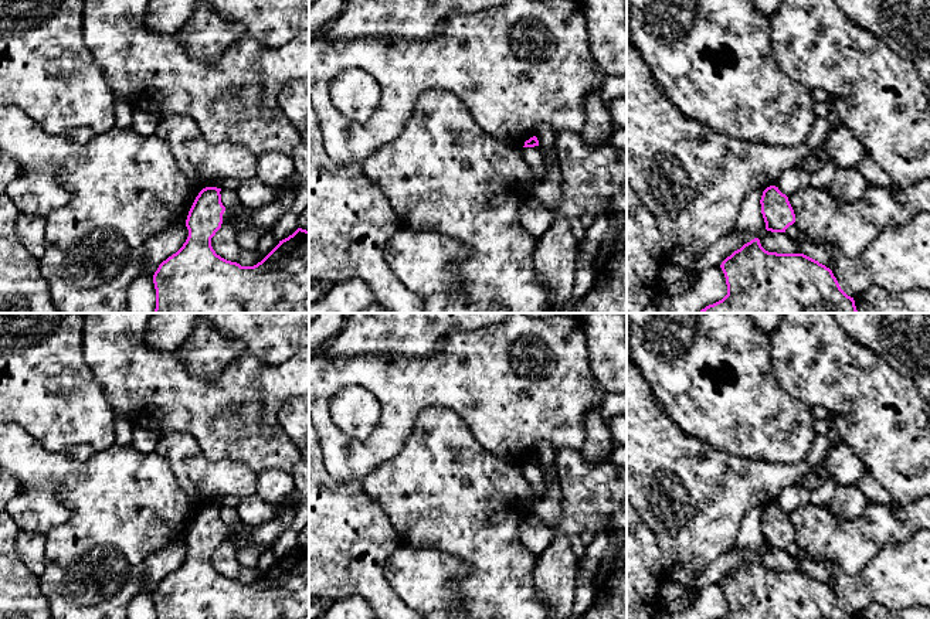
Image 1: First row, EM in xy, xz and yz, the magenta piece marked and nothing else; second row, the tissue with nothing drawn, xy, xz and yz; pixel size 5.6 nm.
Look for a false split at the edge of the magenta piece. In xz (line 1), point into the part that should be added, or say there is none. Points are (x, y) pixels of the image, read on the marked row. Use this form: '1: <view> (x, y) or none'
1: none

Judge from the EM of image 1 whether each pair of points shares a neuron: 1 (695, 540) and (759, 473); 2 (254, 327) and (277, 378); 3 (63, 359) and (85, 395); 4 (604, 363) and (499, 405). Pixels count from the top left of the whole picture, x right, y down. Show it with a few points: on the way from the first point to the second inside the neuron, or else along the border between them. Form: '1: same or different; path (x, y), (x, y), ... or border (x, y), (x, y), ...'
1: same; path (709, 523), (742, 490)
2: different; border (247, 350), (268, 364), (279, 364), (294, 356)
3: same; path (65, 367), (65, 376), (77, 387)
4: different; border (584, 336), (589, 367), (598, 383)

